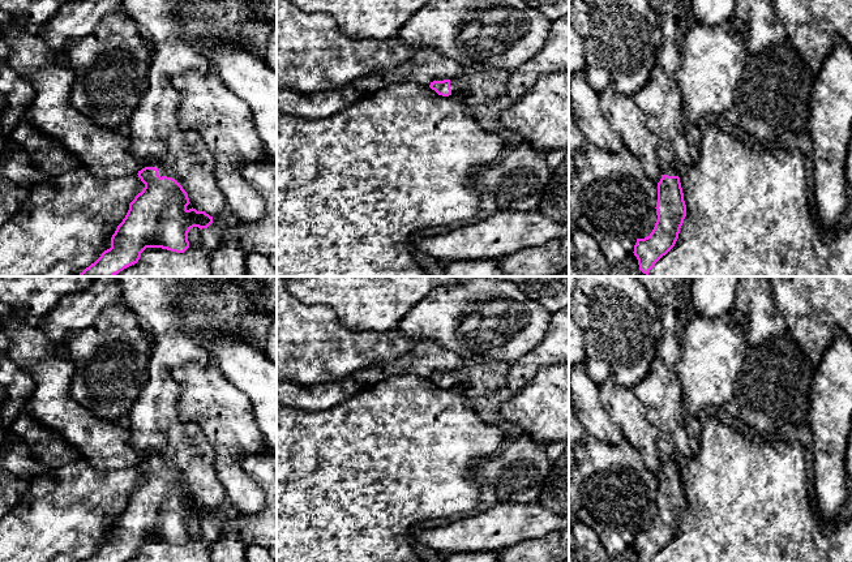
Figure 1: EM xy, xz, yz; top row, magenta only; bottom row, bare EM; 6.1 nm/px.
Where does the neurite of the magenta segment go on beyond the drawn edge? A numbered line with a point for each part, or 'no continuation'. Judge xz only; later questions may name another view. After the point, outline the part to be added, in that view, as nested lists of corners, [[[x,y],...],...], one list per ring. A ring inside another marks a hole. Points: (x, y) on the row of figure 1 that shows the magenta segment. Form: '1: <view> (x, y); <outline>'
1: xz (484, 86); [[[489,68],[487,70],[466,72],[450,80],[451,94],[466,93],[467,107],[487,104],[506,94],[510,70]]]

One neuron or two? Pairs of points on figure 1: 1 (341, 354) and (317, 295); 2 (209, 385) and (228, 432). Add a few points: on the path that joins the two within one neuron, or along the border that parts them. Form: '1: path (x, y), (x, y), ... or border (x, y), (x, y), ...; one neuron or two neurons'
1: border (292, 295), (307, 304), (328, 305), (342, 326); two neurons
2: path (209, 397), (225, 415), (226, 420); one neuron

